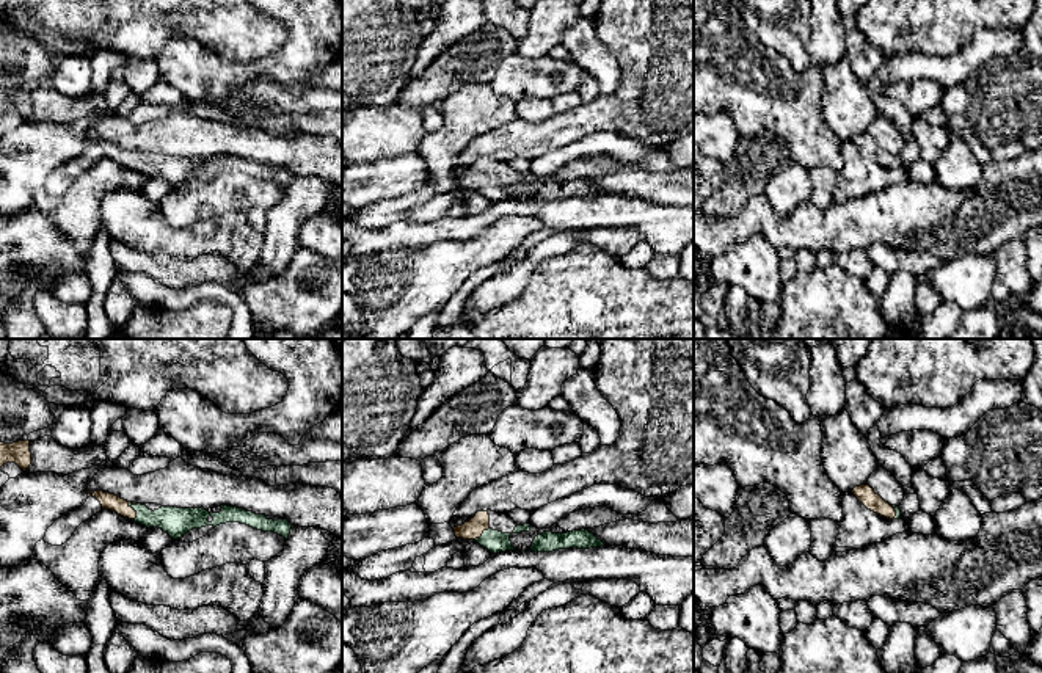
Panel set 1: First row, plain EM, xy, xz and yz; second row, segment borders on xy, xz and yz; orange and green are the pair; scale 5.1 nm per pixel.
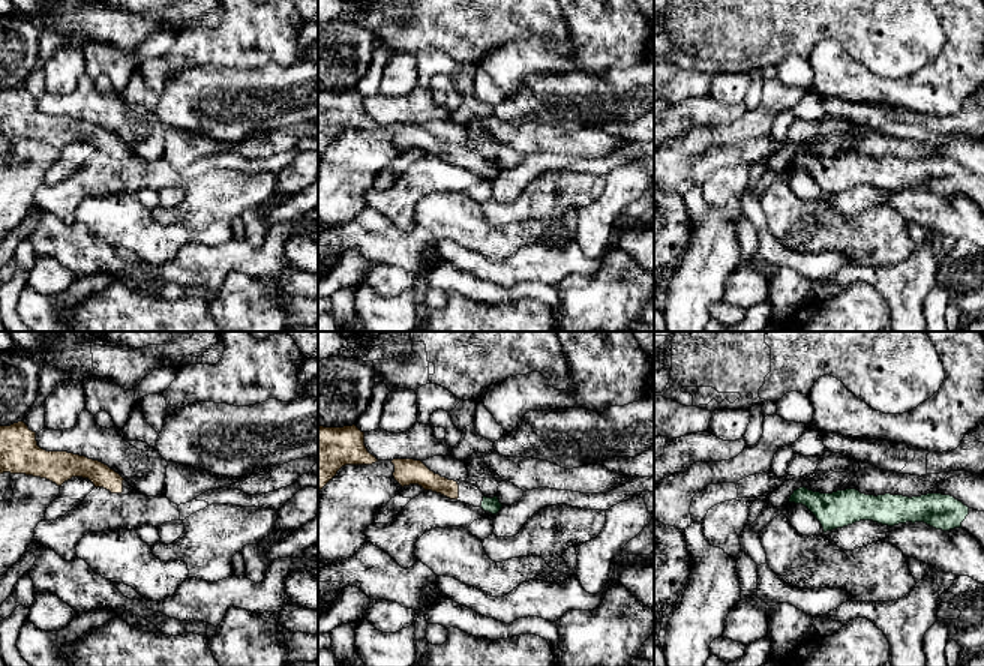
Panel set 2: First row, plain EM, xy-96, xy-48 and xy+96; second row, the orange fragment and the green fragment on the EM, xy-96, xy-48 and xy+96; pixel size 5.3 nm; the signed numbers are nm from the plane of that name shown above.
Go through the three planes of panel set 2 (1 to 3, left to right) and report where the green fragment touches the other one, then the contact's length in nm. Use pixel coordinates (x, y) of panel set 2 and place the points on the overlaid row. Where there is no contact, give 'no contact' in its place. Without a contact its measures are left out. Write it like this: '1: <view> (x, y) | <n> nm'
1: no contact
2: no contact
3: no contact

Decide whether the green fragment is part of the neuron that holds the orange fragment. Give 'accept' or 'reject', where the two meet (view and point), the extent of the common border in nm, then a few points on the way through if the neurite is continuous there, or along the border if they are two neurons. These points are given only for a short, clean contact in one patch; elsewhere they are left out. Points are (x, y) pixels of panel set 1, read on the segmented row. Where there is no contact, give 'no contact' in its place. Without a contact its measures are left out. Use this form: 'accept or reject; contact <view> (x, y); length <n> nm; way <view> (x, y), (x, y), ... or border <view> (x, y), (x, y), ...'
accept; contact xy (135, 512); length 100 nm; way xy (109, 501), (135, 512), (148, 518), (174, 521)

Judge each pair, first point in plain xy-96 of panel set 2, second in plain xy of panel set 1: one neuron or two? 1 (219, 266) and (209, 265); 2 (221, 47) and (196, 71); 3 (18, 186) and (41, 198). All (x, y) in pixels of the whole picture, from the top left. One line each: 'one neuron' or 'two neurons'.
1: one neuron
2: one neuron
3: two neurons

